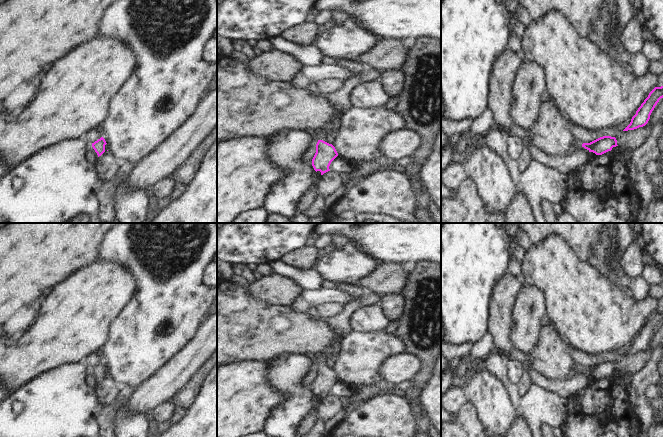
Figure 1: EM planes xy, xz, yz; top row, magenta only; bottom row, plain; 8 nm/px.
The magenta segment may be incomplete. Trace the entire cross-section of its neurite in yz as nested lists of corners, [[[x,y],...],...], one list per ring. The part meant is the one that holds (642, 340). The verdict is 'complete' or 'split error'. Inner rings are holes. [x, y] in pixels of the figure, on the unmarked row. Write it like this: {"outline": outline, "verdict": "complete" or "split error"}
{"outline": [[[663,310],[655,311],[638,332],[630,348],[623,355],[634,354],[645,350],[650,343],[652,335],[661,322],[663,322]]], "verdict": "complete"}

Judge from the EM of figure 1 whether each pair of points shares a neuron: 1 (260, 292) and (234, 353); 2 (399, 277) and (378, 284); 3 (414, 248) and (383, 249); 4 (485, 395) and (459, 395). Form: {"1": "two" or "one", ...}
{"1": "two", "2": "one", "3": "one", "4": "one"}

